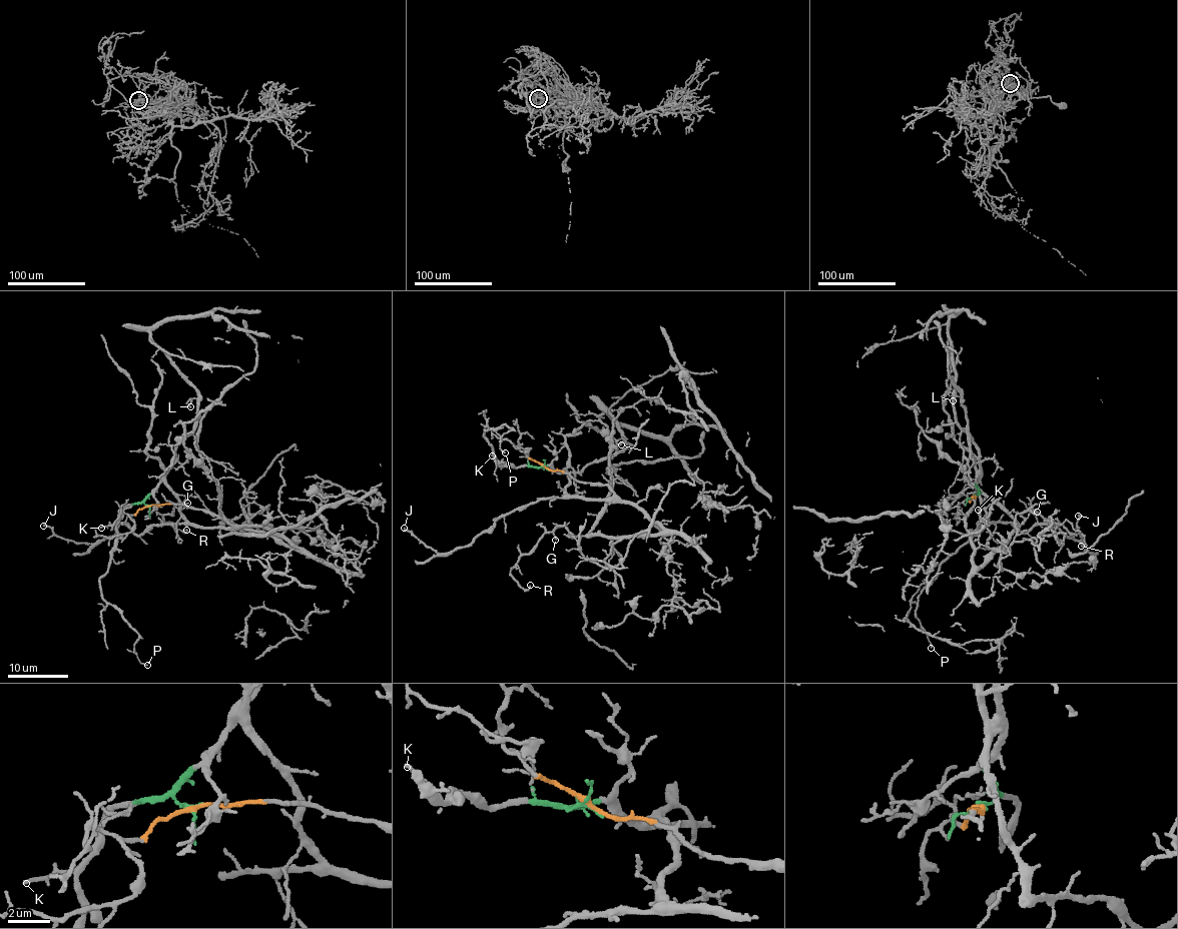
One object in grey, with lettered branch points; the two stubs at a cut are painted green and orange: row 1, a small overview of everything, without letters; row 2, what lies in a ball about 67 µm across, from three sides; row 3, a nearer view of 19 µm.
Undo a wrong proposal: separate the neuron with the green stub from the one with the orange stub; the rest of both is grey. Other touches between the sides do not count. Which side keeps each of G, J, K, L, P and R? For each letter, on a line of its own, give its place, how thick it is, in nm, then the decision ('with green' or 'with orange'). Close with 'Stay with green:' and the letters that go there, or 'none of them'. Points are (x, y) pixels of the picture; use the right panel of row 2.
G: place (1037, 512); calibre 120 nm; with orange
J: place (1078, 516); calibre 200 nm; with orange
K: place (978, 510); calibre 170 nm; with green
L: place (953, 400); calibre 140 nm; with green
P: place (931, 648); calibre 100 nm; with green
R: place (1081, 546); calibre 110 nm; with orange
Stay with green: K, L, P

